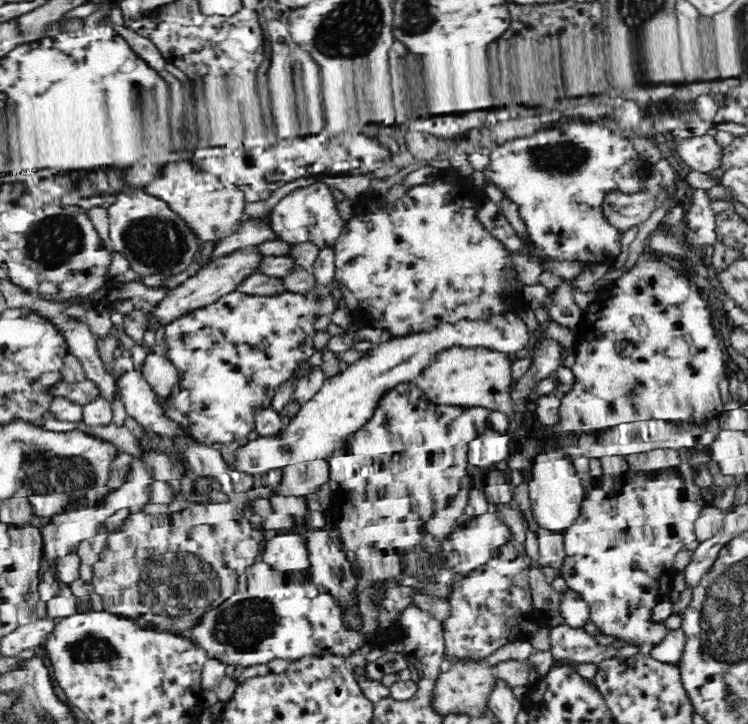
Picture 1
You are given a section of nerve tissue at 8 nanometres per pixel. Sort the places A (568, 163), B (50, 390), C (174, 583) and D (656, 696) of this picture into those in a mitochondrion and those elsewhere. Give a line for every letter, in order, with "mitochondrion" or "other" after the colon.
A: mitochondrion
B: other
C: mitochondrion
D: other

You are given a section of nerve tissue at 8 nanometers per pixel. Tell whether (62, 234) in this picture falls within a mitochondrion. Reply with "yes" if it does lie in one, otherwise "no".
yes

